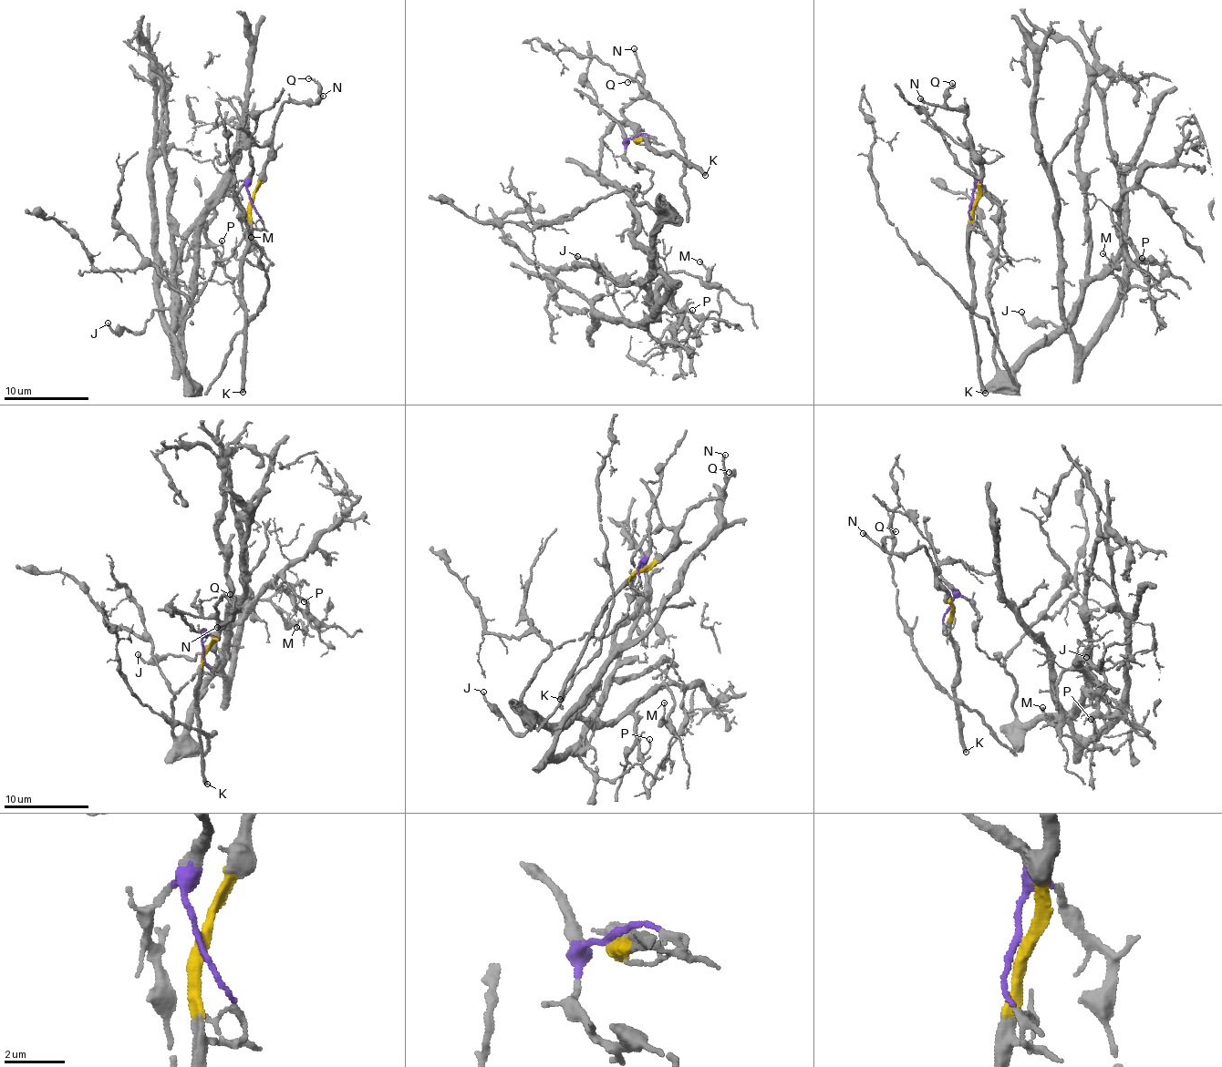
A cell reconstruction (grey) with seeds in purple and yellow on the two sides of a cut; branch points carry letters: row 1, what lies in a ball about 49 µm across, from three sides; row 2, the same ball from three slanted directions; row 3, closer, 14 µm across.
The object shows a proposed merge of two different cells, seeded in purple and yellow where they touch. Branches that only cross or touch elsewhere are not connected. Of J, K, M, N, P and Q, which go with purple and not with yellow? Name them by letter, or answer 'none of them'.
J, M, P

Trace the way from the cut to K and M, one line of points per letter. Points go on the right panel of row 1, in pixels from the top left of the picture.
K: (973, 200), (969, 276), (974, 286), (972, 333), (978, 377), (986, 393)
M: (973, 200), (998, 205), (1009, 262), (1001, 371), (1111, 261), (1113, 210), (1123, 257), (1102, 253)

